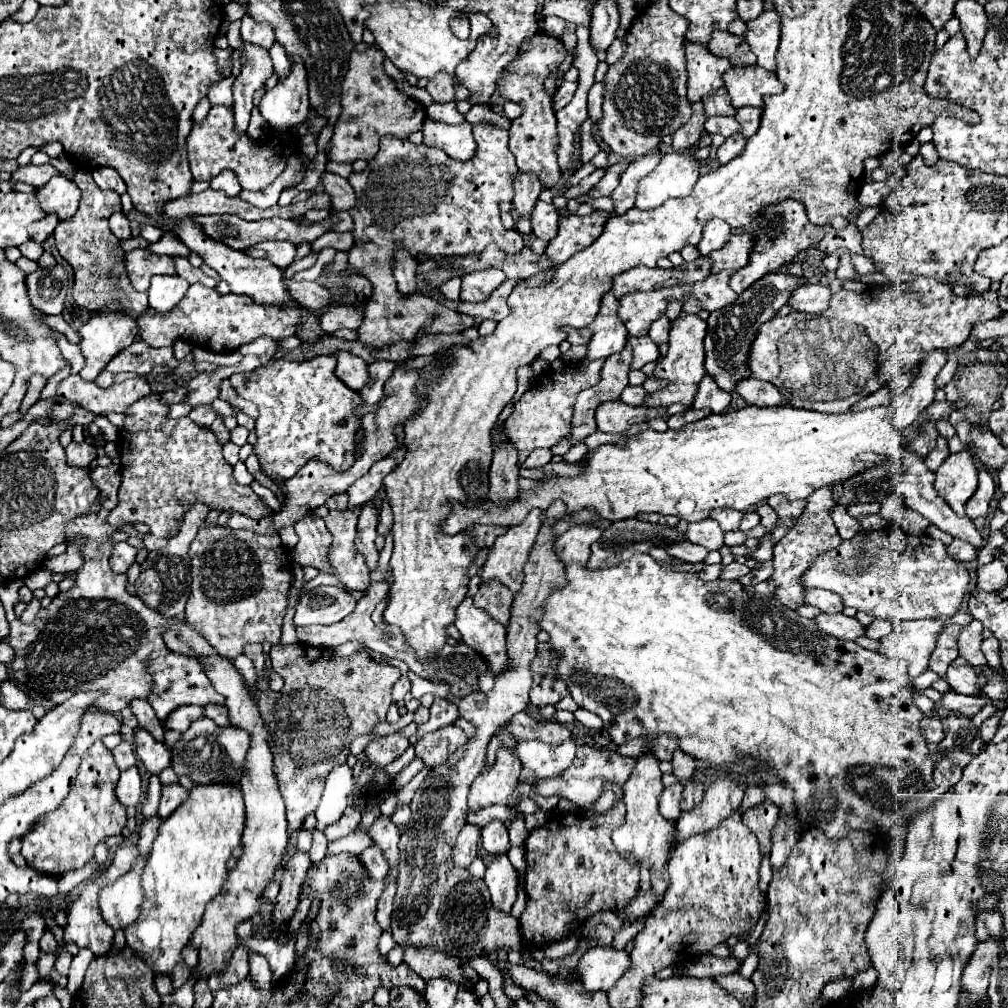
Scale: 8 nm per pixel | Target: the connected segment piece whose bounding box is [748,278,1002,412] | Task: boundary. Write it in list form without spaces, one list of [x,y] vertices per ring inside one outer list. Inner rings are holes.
[[[916,278],[914,282],[900,282],[892,286],[874,286],[862,294],[840,290],[834,294],[830,308],[822,314],[802,314],[790,312],[788,316],[774,316],[770,322],[762,324],[750,352],[750,370],[754,378],[774,384],[788,404],[794,408],[806,408],[816,412],[848,412],[858,400],[876,392],[882,384],[868,384],[868,380],[890,380],[898,374],[916,366],[924,352],[932,348],[952,348],[960,346],[972,332],[972,326],[982,320],[992,320],[1002,314],[998,308],[998,294],[988,290],[984,294],[968,294],[960,298],[950,286],[940,282],[930,282],[922,286],[926,278]],[[852,324],[866,330],[874,344],[852,344]],[[782,338],[782,368],[778,364],[778,342]]]

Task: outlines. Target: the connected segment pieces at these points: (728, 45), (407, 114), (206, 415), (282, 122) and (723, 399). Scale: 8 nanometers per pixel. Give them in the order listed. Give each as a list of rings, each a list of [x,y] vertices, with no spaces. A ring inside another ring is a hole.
[[[714,32],[708,50],[714,56],[722,56],[730,60],[732,66],[754,66],[756,64],[756,56],[752,54],[744,38],[734,36],[730,32]]]
[[[352,52],[350,54],[350,62],[348,62],[348,72],[344,76],[342,82],[342,114],[334,126],[334,136],[330,140],[330,152],[328,152],[328,160],[330,162],[348,162],[352,164],[354,160],[366,160],[372,162],[378,154],[378,140],[382,136],[398,136],[398,138],[408,138],[412,132],[422,130],[426,112],[424,106],[418,102],[412,102],[410,96],[404,96],[396,84],[392,82],[390,76],[382,76],[382,54],[380,52]]]
[[[203,404],[193,408],[188,417],[196,424],[202,427],[209,428],[213,421],[216,419],[216,414],[210,405]]]
[[[290,58],[290,62],[290,76],[286,80],[280,80],[272,90],[268,90],[258,106],[268,126],[276,132],[290,130],[310,112],[306,94],[306,70],[300,58]]]
[[[708,374],[702,378],[698,386],[698,394],[694,398],[694,408],[710,408],[714,414],[724,412],[730,406],[730,394],[722,390]]]

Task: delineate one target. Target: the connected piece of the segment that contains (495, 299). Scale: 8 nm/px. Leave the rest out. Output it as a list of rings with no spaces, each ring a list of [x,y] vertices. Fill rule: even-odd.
[[[504,282],[500,288],[496,288],[490,298],[486,302],[478,302],[478,304],[470,304],[470,302],[460,302],[458,306],[458,312],[462,314],[468,314],[468,316],[482,316],[482,318],[490,318],[490,320],[496,320],[500,322],[502,318],[506,318],[506,314],[510,314],[510,308],[508,308],[508,296],[510,296],[510,290],[520,284],[520,282]]]

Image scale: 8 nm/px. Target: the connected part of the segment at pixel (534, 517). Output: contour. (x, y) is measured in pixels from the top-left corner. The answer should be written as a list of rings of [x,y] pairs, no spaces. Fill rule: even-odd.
[[[530,510],[528,518],[524,518],[522,524],[508,528],[506,534],[496,538],[480,574],[482,582],[498,580],[512,592],[520,590],[524,578],[522,568],[540,530],[540,516],[540,510]]]

